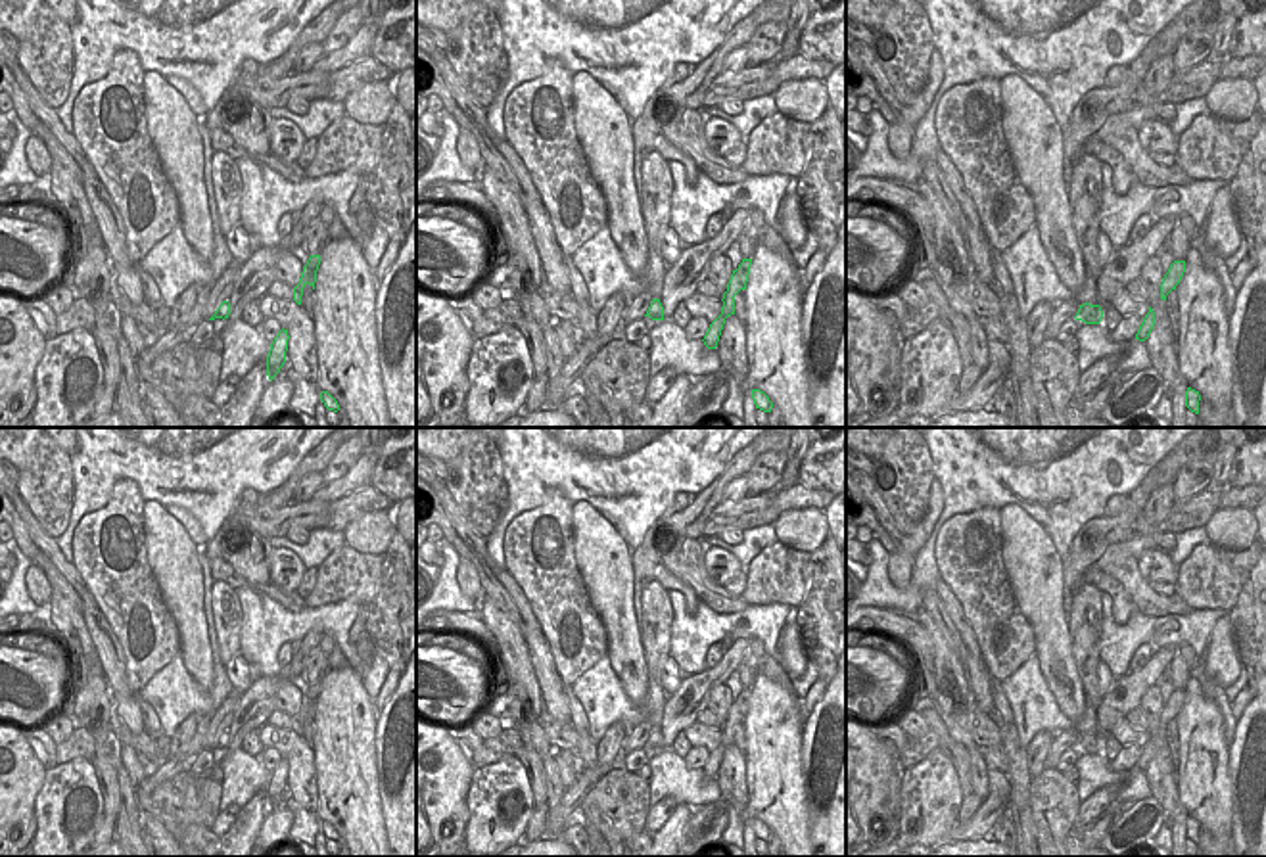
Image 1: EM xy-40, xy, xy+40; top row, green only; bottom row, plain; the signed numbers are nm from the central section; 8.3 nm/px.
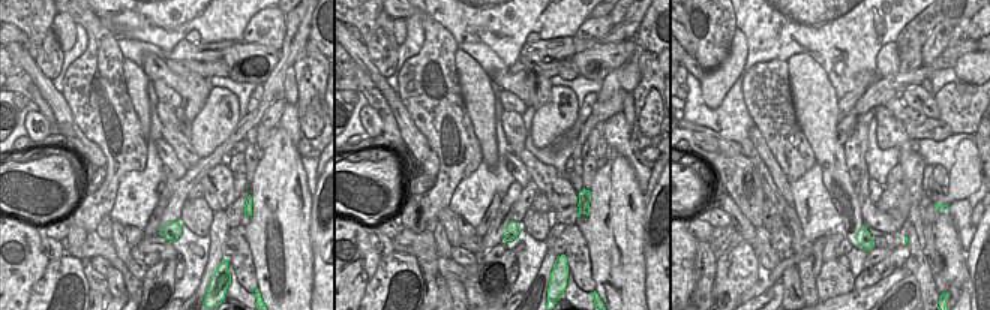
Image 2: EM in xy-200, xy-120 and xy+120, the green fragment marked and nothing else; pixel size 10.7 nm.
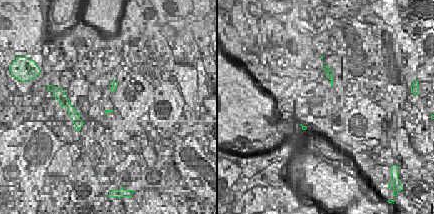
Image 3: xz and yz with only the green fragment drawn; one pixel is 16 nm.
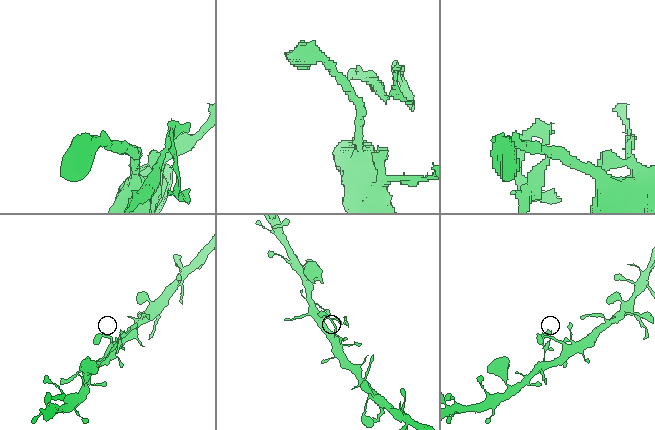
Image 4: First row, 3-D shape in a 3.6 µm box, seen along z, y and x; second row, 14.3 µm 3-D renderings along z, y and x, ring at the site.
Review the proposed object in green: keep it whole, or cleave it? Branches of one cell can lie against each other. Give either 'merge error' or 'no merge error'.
no merge error

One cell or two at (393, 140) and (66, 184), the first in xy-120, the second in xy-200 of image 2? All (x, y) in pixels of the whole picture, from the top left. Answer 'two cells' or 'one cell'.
two cells

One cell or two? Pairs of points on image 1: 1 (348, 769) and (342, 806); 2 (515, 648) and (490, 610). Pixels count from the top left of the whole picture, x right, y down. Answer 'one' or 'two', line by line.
1: one
2: one

